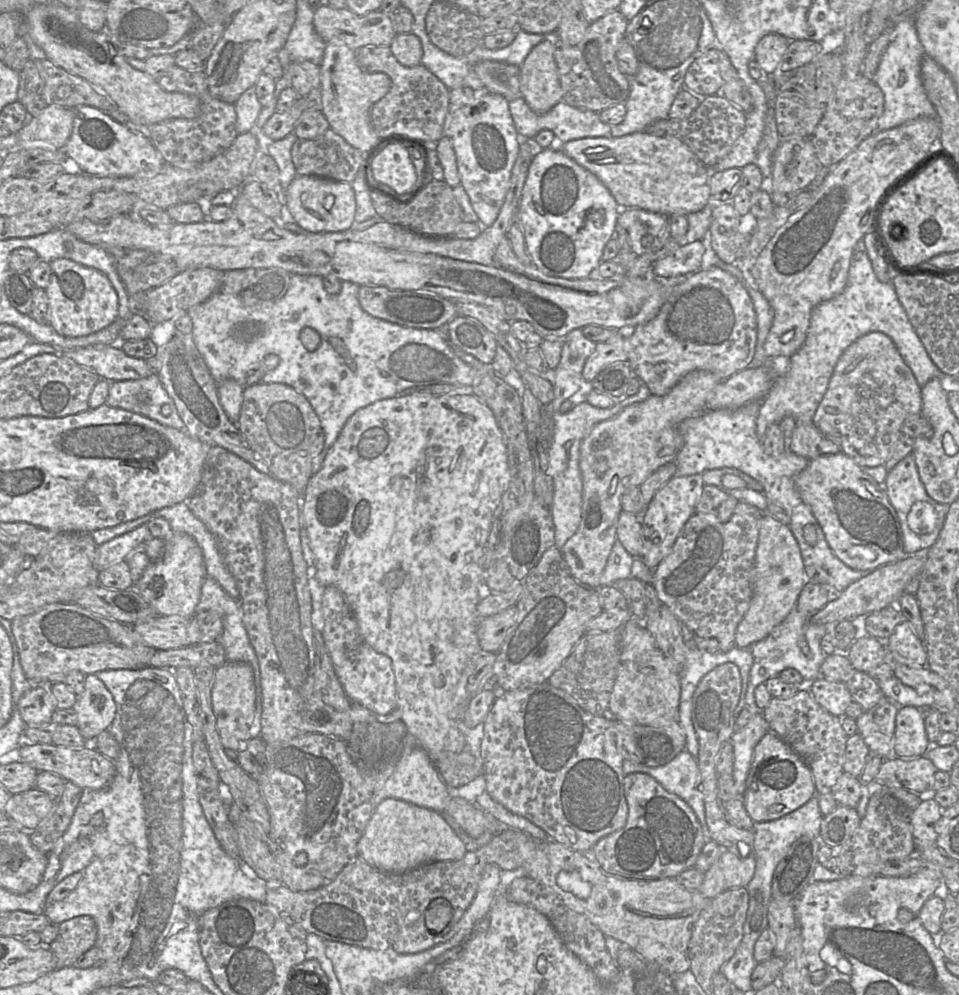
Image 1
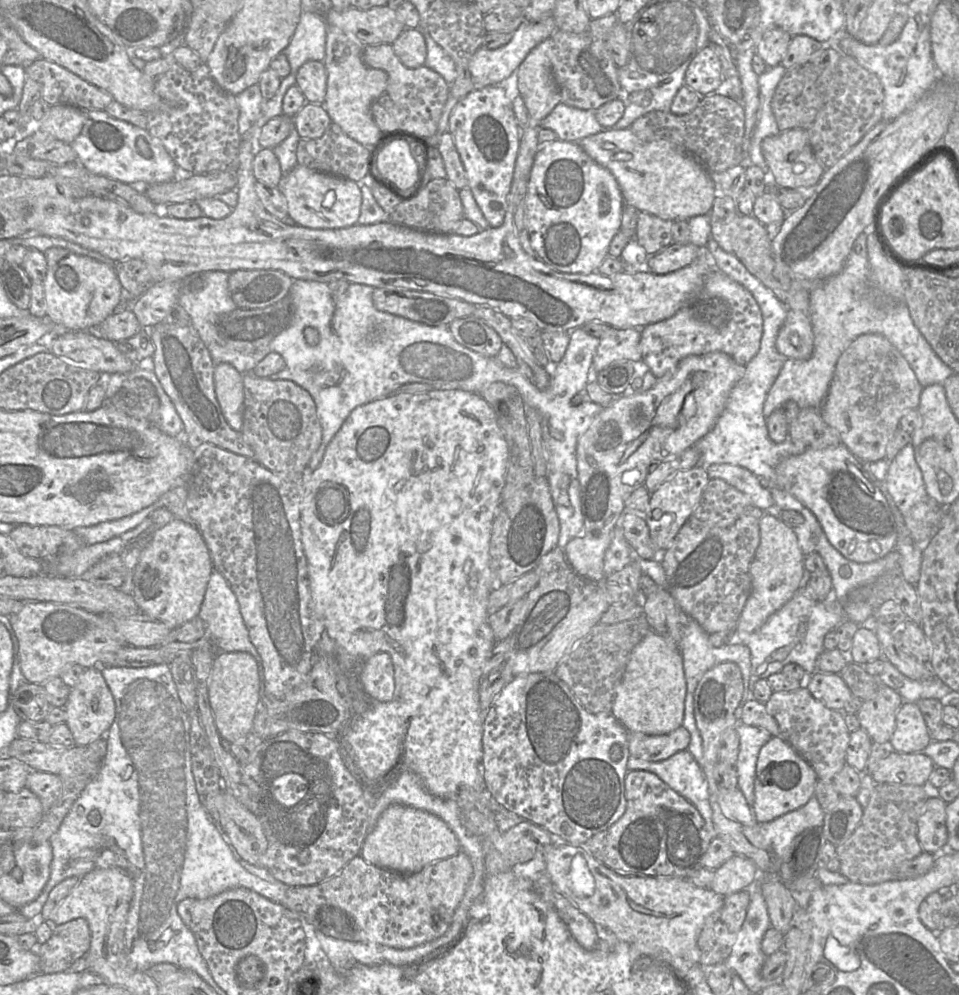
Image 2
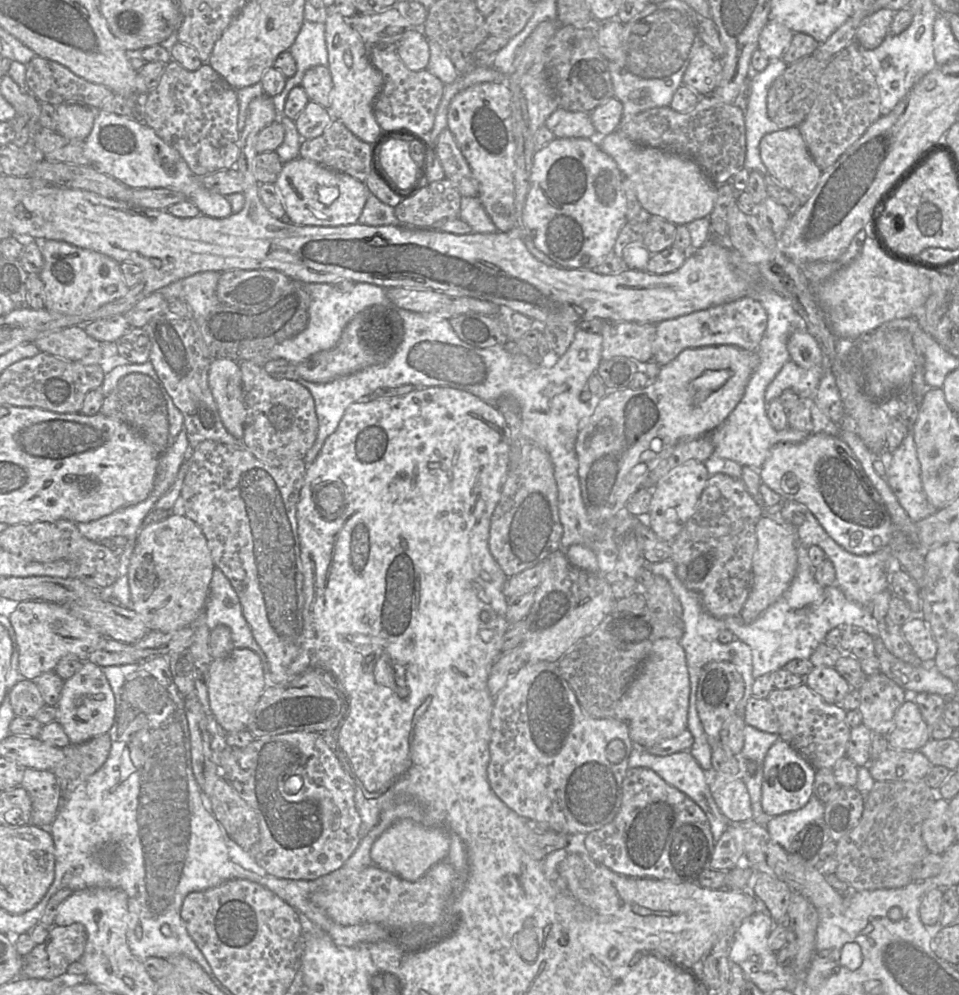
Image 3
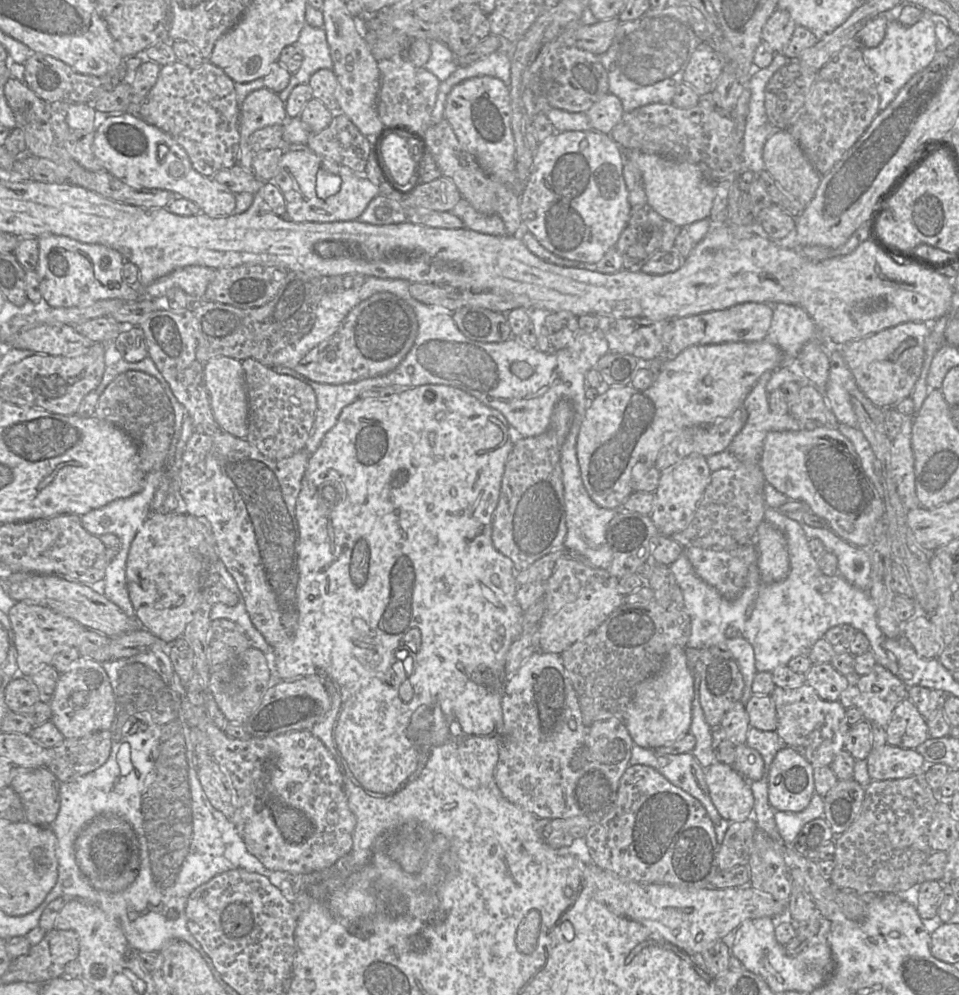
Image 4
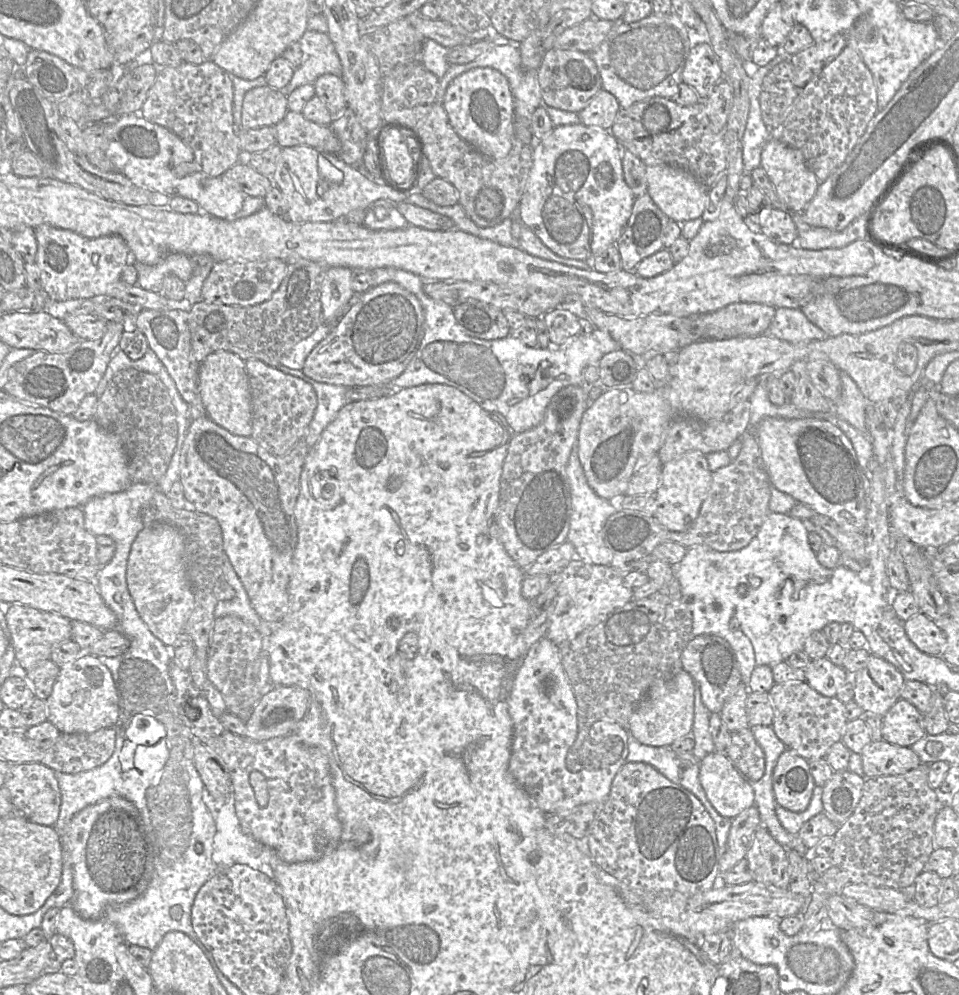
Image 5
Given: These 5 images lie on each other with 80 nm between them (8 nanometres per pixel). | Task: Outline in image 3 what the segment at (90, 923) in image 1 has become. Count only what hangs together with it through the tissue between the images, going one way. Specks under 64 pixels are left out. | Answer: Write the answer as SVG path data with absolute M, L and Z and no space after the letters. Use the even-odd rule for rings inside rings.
M81 923L53 925L46 939L23 957L21 976L53 979L66 973L70 964L81 959L87 933Z

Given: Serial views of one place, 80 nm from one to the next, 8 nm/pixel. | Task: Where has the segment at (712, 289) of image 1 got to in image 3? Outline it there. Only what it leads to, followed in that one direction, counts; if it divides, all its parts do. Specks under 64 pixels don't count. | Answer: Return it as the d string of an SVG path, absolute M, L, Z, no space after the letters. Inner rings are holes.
M749 296L695 311L656 324L653 341L653 361L660 367L668 364L687 348L731 345L756 351L767 326L767 314L761 303Z

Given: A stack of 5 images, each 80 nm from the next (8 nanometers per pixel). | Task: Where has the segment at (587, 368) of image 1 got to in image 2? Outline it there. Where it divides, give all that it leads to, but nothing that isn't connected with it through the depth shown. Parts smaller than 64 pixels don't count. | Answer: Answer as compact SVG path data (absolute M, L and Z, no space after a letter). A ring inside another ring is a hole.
M609 327L600 338L600 344L593 357L593 375L617 360L641 362L640 340L641 329Z

